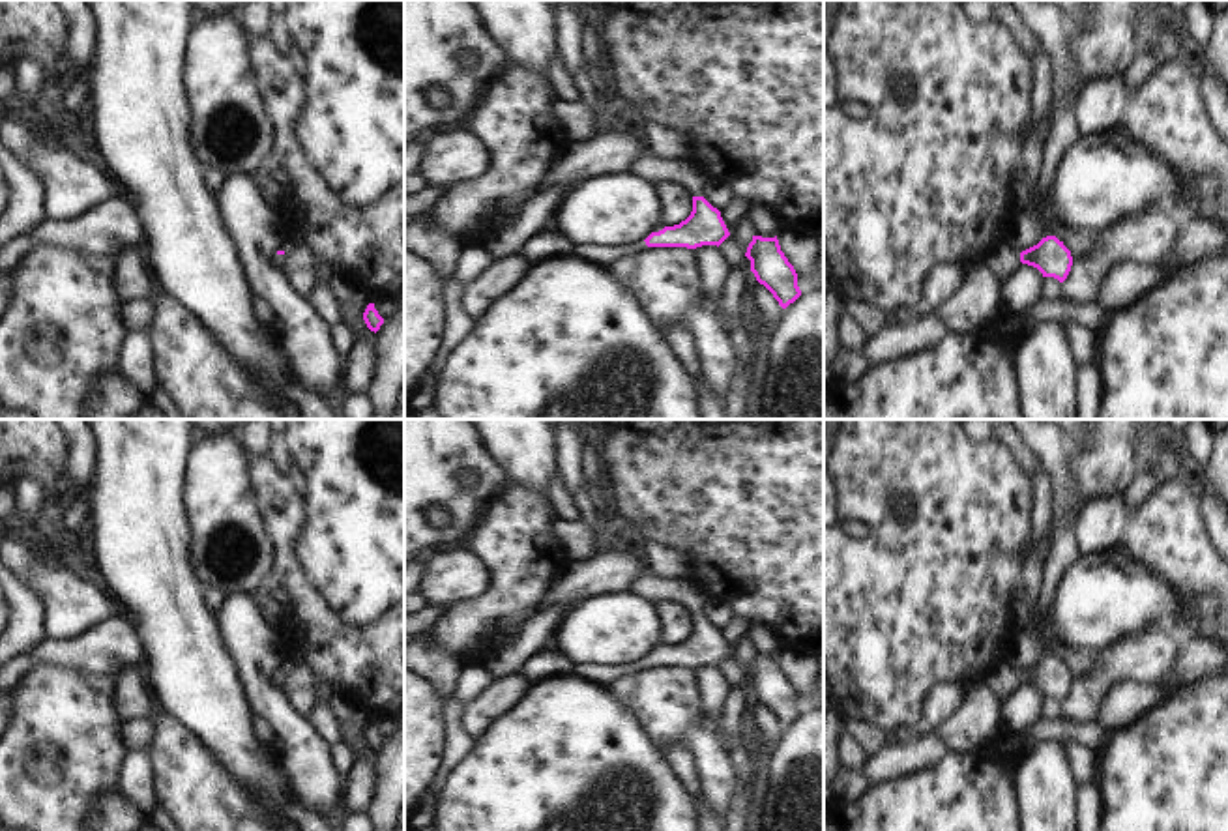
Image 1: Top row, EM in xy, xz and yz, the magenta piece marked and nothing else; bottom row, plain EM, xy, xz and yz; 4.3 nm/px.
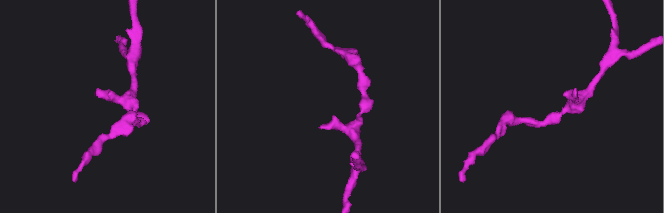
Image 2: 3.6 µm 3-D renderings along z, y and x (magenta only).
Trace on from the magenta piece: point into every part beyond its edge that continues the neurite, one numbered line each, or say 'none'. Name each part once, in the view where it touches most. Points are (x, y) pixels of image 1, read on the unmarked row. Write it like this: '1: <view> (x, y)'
1: xz (603, 674)
2: yz (1004, 680)

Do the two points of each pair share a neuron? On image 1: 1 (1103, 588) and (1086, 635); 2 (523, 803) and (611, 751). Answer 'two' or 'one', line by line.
1: one
2: one

